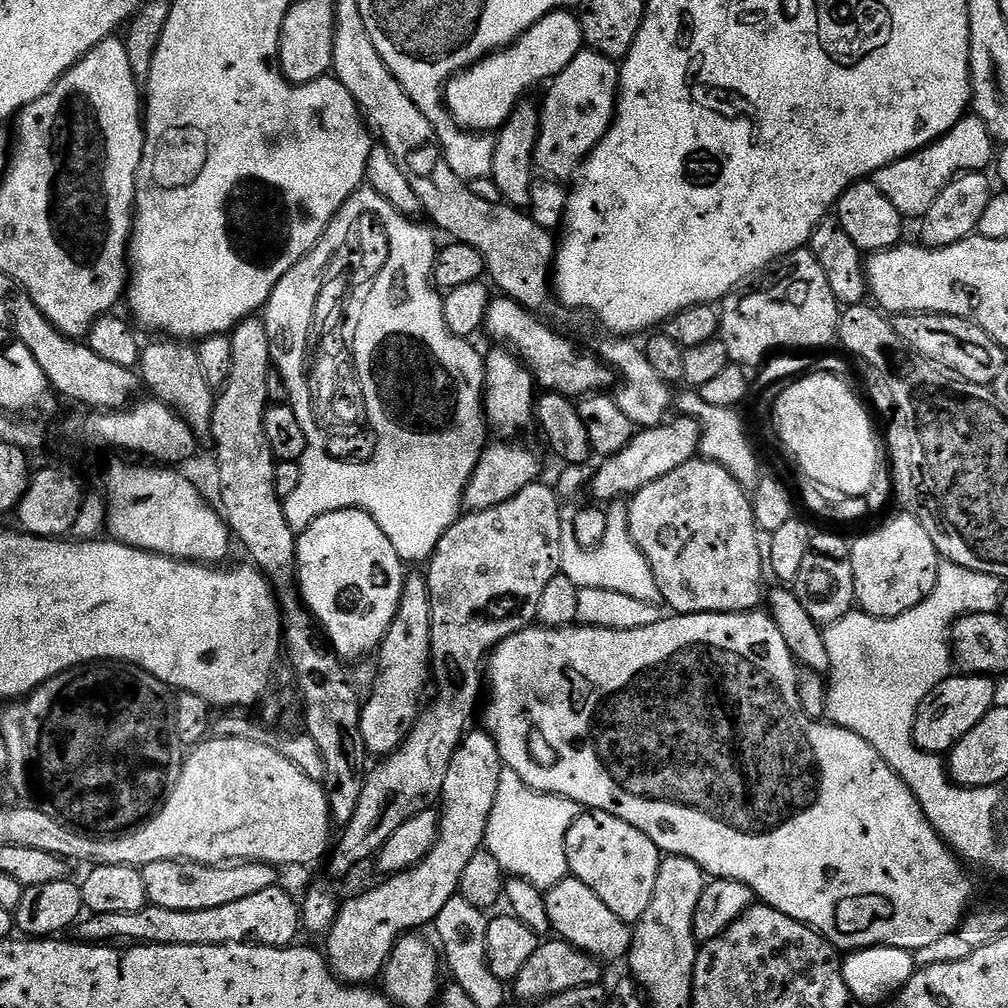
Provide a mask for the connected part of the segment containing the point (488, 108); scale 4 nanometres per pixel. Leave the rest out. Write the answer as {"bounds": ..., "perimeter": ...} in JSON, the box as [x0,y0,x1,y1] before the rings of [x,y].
{"bounds":[444,10,584,133],"perimeter":[[[568,10],[551,12],[507,48],[501,48],[472,67],[456,73],[444,85],[444,103],[448,113],[469,132],[495,133],[510,118],[517,104],[531,93],[528,92],[531,88],[555,80],[556,75],[566,70],[584,47],[579,19]]]}

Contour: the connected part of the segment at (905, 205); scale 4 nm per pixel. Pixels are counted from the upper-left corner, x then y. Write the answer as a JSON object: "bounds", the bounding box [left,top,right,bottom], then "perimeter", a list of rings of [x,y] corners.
{"bounds":[870,114,994,218],"perimeter":[[[968,114],[941,140],[935,140],[919,152],[913,152],[911,156],[903,156],[898,162],[878,170],[870,179],[878,186],[878,190],[882,190],[882,194],[886,194],[887,200],[894,205],[894,210],[898,210],[900,216],[922,218],[926,210],[934,206],[934,198],[942,194],[950,181],[965,172],[984,172],[987,164],[993,163],[992,147],[994,141],[988,128],[979,116]]]}

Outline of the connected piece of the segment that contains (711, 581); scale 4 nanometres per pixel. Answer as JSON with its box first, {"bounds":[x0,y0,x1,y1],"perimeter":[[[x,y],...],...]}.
{"bounds":[627,458,766,616],"perimeter":[[[694,458],[635,493],[627,509],[630,538],[646,554],[664,604],[672,607],[673,613],[693,616],[703,612],[750,612],[761,607],[766,596],[766,577],[758,559],[758,529],[752,498],[730,470],[713,460]]]}

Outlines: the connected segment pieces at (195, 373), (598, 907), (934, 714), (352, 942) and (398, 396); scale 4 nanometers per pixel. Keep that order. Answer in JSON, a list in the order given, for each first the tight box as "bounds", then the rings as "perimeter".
[{"bounds":[138,338,216,438],"perimeter":[[[160,338],[157,344],[143,345],[138,365],[138,375],[143,387],[149,388],[155,399],[170,406],[180,419],[186,421],[197,437],[208,438],[212,435],[212,415],[216,409],[216,396],[213,388],[202,374],[202,362],[196,348],[191,343],[175,338]]]},{"bounds":[544,878,632,962],"perimeter":[[[566,878],[544,892],[544,901],[546,914],[550,914],[551,931],[559,939],[573,944],[579,952],[584,952],[601,962],[623,961],[627,957],[632,945],[632,928],[622,922],[618,914],[613,914],[607,908],[606,902],[602,902],[602,898],[598,898],[598,894],[590,890],[590,886],[575,878]]]},{"bounds":[912,674,997,754],"perimeter":[[[952,674],[922,702],[922,706],[916,715],[916,721],[912,727],[912,740],[923,752],[937,754],[951,753],[953,746],[986,714],[991,708],[997,707],[995,679],[979,674]]]},{"bounds":[326,730,505,986],"perimeter":[[[486,730],[469,731],[460,742],[460,748],[450,758],[450,770],[446,770],[446,782],[442,786],[440,795],[440,833],[426,858],[418,862],[410,870],[398,872],[387,877],[377,888],[364,892],[361,896],[352,896],[341,903],[336,910],[336,920],[326,933],[328,952],[326,959],[332,973],[337,980],[353,986],[368,986],[372,979],[379,977],[384,971],[384,965],[392,954],[392,948],[401,936],[420,930],[423,924],[431,925],[442,914],[442,906],[450,902],[460,891],[462,870],[466,870],[470,858],[478,854],[485,847],[484,835],[490,822],[490,810],[494,810],[494,798],[498,798],[498,778],[505,772],[504,761],[498,754],[498,746],[494,738]]]},{"bounds":[262,186,490,562],"perimeter":[[[361,186],[340,207],[319,242],[297,264],[290,266],[282,282],[274,286],[268,303],[262,309],[266,334],[270,334],[270,358],[275,375],[286,382],[288,407],[295,408],[302,432],[311,437],[311,411],[306,409],[310,398],[306,395],[306,385],[302,382],[302,352],[313,339],[307,331],[309,303],[312,300],[321,300],[319,277],[325,254],[329,252],[330,246],[340,245],[347,226],[353,220],[356,220],[356,240],[364,240],[364,256],[392,256],[388,269],[374,282],[375,295],[369,305],[369,314],[364,316],[364,328],[368,328],[368,332],[360,336],[360,344],[357,344],[357,349],[352,353],[355,369],[362,374],[364,392],[368,392],[368,404],[372,408],[369,420],[375,422],[376,432],[380,432],[380,456],[376,456],[376,464],[368,464],[368,468],[343,468],[340,464],[329,462],[317,450],[318,442],[309,439],[308,449],[311,451],[310,460],[313,460],[313,464],[300,464],[302,473],[298,490],[294,490],[294,494],[286,498],[288,521],[293,532],[299,534],[306,531],[322,514],[357,507],[376,519],[401,560],[424,562],[431,557],[442,534],[446,534],[448,527],[460,519],[464,491],[474,474],[474,466],[478,466],[478,458],[484,453],[490,440],[490,424],[486,419],[484,406],[486,360],[482,352],[480,356],[472,342],[465,337],[454,336],[446,326],[444,296],[432,279],[432,272],[438,263],[438,243],[432,237],[433,229],[427,223],[419,224],[419,219],[403,216],[401,212],[394,210],[394,206],[390,206],[390,202],[386,202],[386,198],[382,198],[382,194]]]}]

